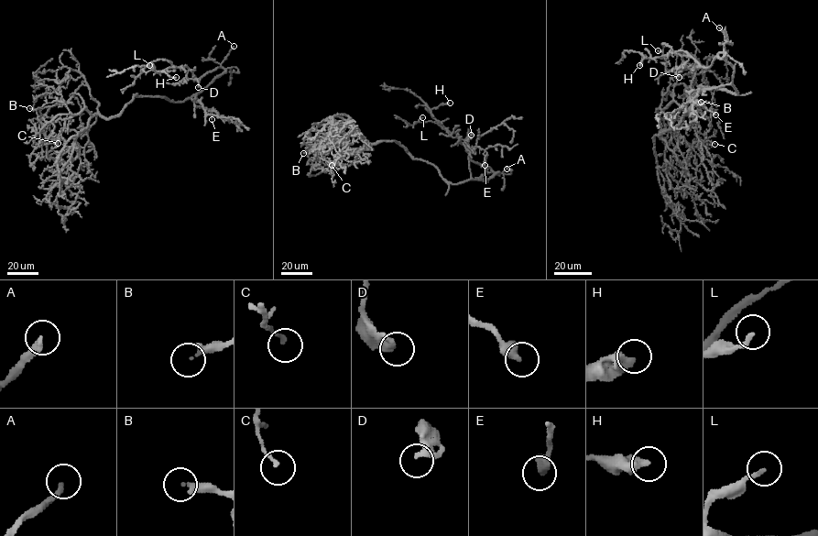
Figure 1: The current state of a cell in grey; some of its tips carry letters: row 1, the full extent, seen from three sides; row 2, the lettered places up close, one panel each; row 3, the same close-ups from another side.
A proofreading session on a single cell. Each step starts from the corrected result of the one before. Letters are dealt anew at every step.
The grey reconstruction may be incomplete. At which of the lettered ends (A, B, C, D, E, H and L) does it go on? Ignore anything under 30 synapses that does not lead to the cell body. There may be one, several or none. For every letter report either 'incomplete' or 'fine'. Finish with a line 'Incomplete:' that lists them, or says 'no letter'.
A: incomplete
B: fine
C: fine
D: fine
E: fine
H: fine
L: fine
Incomplete: A

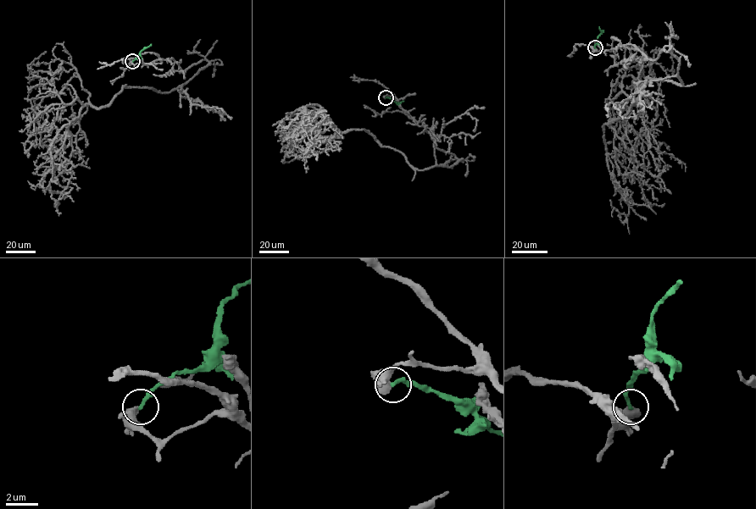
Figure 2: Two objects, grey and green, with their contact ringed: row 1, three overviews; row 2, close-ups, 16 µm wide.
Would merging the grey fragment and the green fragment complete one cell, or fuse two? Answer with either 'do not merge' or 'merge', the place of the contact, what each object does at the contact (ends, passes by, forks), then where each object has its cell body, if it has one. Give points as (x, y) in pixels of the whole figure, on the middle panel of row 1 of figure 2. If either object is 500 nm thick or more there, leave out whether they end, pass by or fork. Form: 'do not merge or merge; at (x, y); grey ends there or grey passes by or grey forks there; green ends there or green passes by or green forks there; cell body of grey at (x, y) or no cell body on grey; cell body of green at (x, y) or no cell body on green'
do not merge; at (386, 97); no cell body on grey; no cell body on green

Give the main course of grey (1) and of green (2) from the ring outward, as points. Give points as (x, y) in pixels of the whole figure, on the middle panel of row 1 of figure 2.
1: (386, 97), (461, 159), (417, 170), (369, 132), (338, 131), (308, 105), (302, 126), (317, 147)
2: (386, 97), (397, 103), (404, 101)

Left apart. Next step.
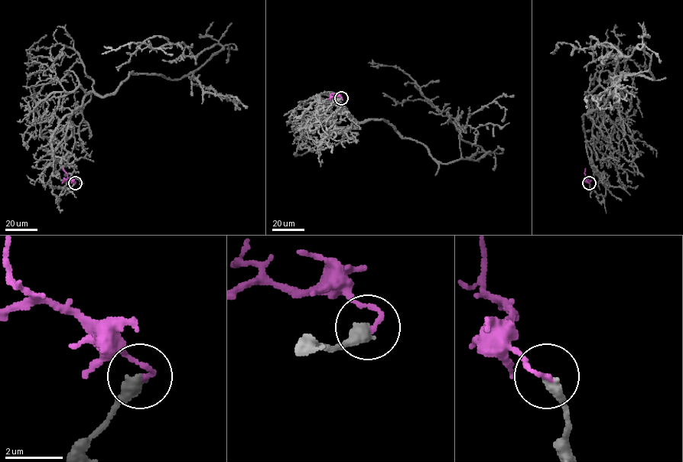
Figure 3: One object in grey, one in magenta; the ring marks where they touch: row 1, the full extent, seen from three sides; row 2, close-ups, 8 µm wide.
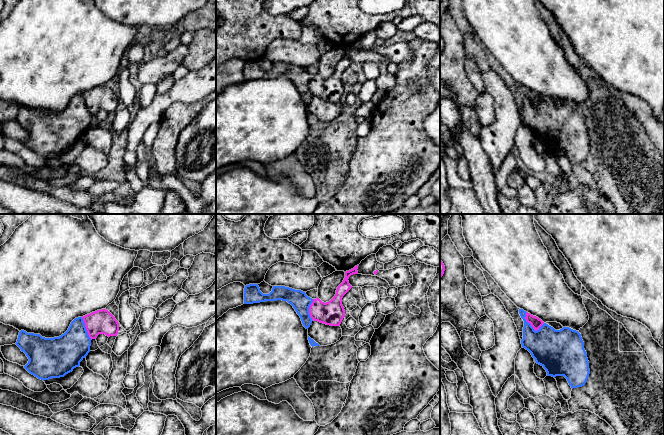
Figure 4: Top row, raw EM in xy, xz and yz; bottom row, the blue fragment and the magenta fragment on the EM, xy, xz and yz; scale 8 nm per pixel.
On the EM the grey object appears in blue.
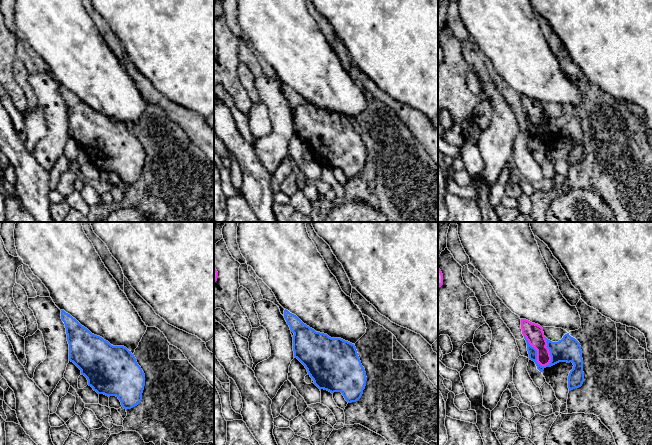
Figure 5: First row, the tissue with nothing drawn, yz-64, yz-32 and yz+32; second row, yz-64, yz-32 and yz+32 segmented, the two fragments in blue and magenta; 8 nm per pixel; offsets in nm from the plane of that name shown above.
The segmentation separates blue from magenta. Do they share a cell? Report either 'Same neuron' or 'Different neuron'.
Different neuron

